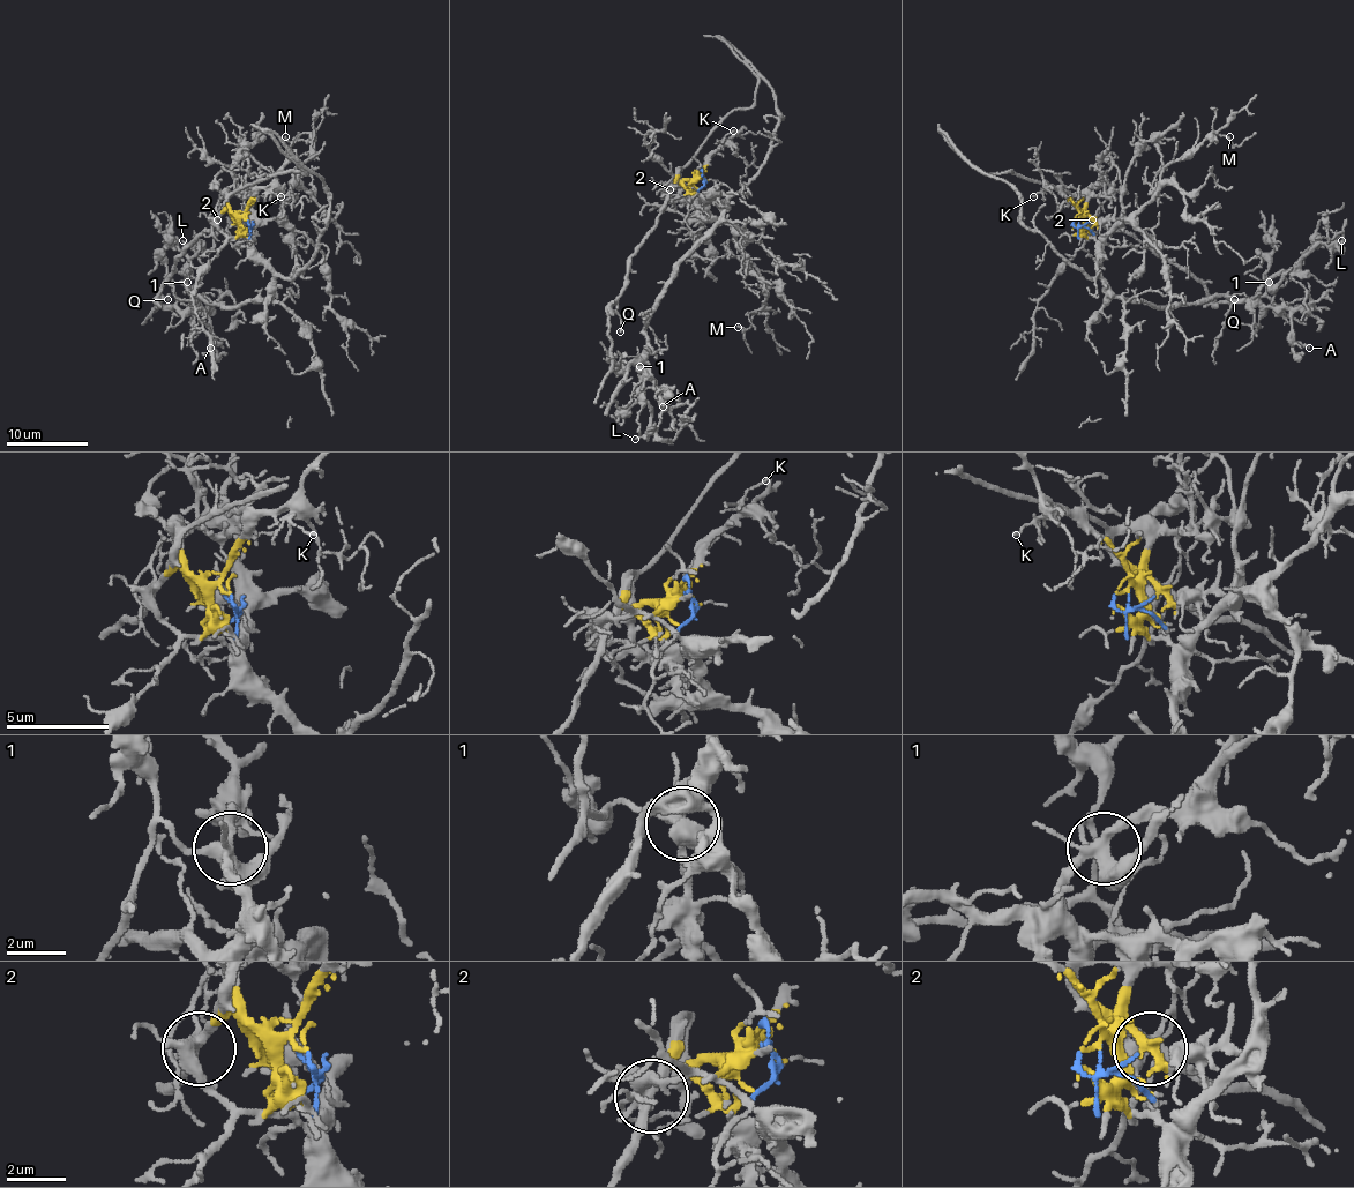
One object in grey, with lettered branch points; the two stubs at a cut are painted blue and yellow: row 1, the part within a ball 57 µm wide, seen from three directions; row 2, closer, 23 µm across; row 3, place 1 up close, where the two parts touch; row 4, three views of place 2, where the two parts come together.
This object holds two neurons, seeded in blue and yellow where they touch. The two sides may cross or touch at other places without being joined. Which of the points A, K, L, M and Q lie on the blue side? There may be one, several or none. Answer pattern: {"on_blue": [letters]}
{"on_blue": ["A", "L", "M"]}

